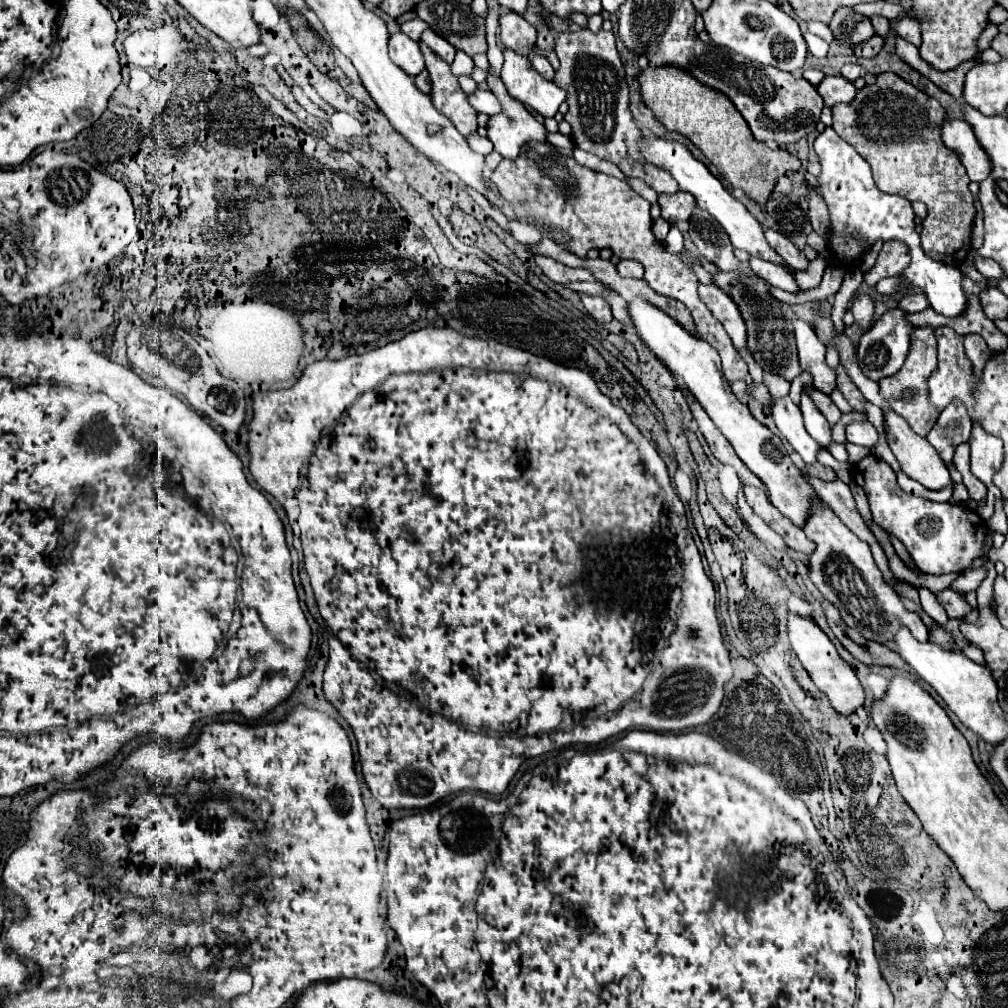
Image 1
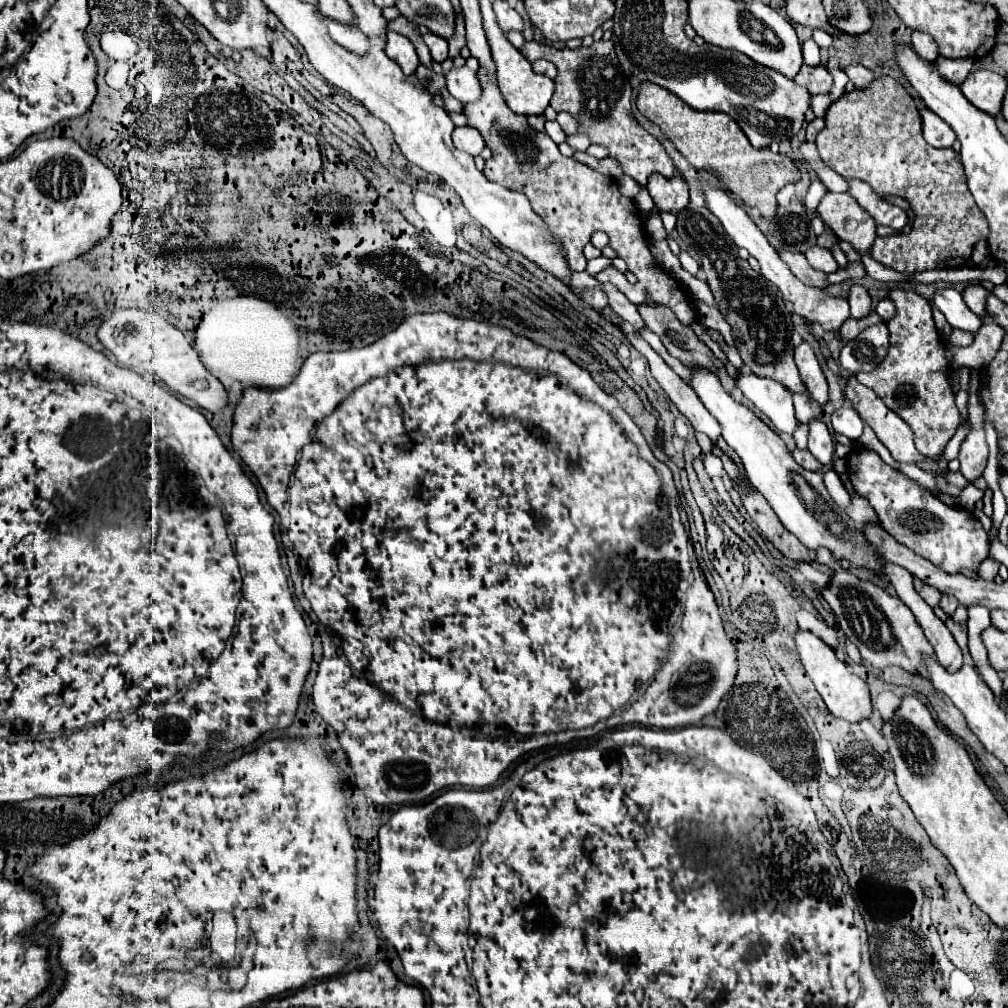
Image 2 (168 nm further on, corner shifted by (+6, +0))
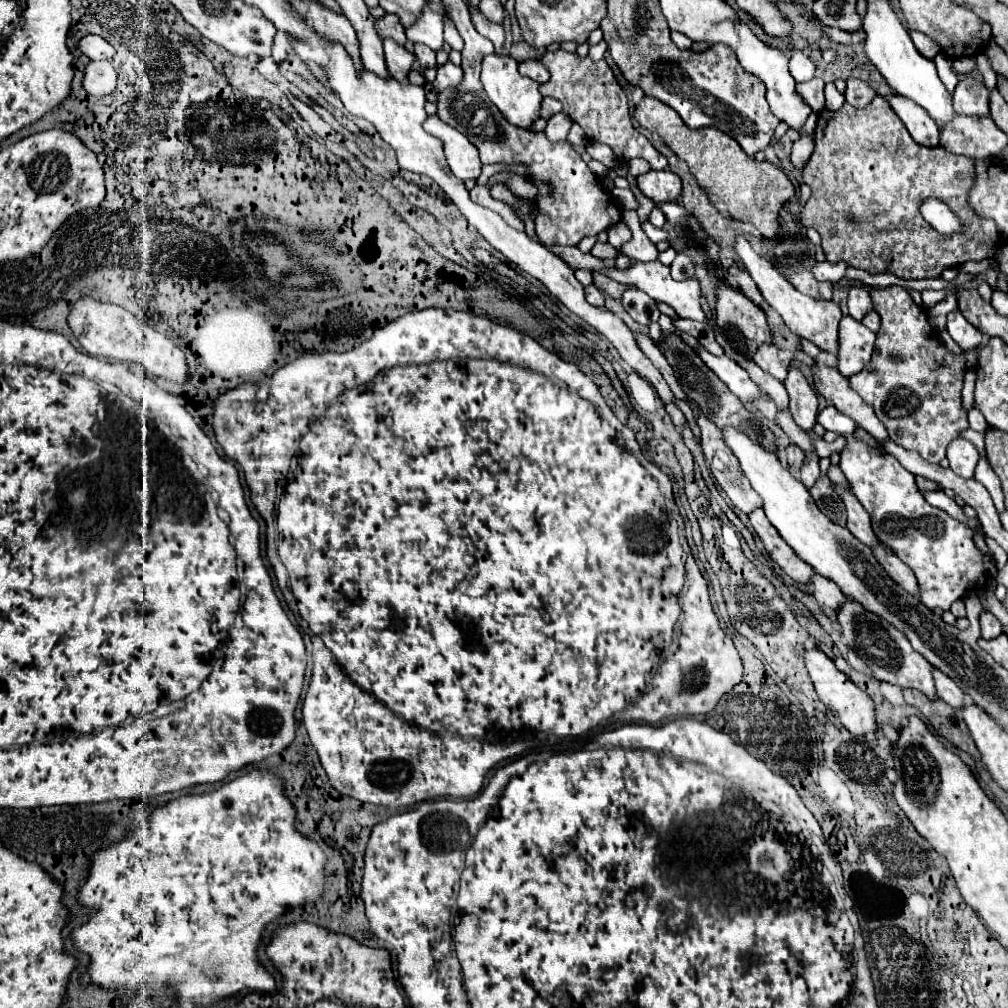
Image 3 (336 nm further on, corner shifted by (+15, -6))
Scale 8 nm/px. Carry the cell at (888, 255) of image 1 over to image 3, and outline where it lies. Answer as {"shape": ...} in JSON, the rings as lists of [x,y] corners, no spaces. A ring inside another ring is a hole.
{"shape":[[[875,95],[875,99],[863,109],[855,109],[849,103],[839,111],[823,109],[815,129],[815,151],[809,165],[803,169],[803,181],[813,193],[801,211],[801,223],[805,227],[813,227],[821,235],[823,253],[829,263],[847,261],[851,267],[863,269],[871,275],[893,273],[901,279],[941,277],[949,267],[993,257],[999,245],[997,227],[991,219],[981,219],[973,207],[967,209],[969,187],[973,187],[973,167],[975,163],[971,159],[953,155],[943,147],[917,145],[901,119],[889,107],[887,99],[879,95]],[[927,197],[943,199],[965,225],[965,231],[951,237],[933,231],[919,215],[919,205]]]}

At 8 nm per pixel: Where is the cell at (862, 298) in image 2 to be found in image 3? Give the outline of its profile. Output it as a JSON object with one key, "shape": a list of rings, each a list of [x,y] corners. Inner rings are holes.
{"shape":[[[853,285],[847,295],[847,305],[849,305],[849,315],[857,321],[861,321],[869,311],[873,311],[873,301],[871,295],[865,287]]]}

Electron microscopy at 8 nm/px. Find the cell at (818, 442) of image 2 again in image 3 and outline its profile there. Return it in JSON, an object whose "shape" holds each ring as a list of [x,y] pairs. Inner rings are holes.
{"shape":[[[807,455],[801,469],[799,469],[799,481],[807,489],[811,489],[817,479],[819,479],[819,457],[817,455]]]}

